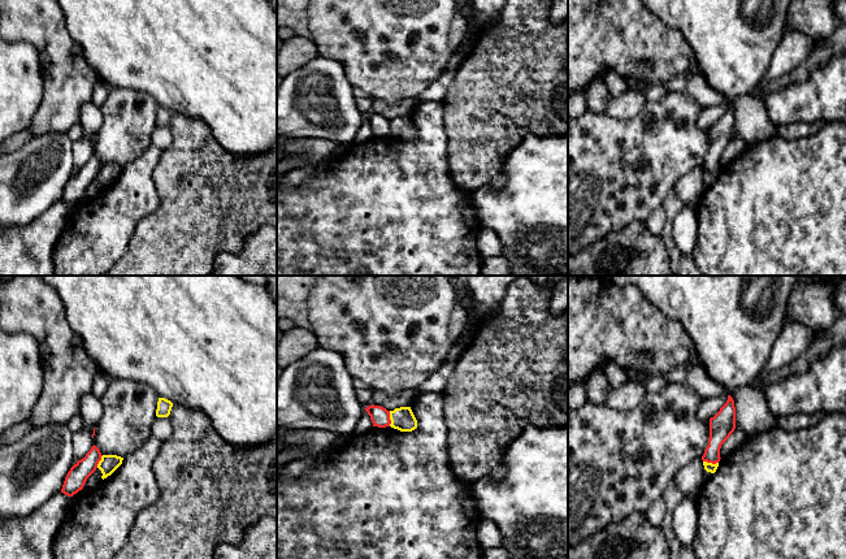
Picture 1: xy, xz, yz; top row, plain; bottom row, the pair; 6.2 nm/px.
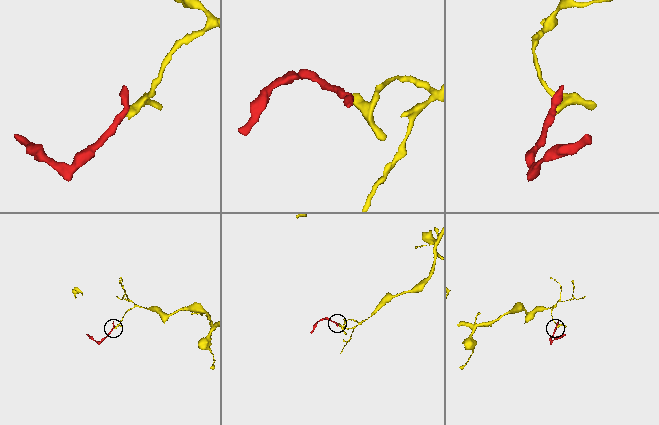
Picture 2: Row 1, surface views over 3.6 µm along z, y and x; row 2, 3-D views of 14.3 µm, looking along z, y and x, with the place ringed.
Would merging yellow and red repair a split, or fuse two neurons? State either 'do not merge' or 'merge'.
do not merge

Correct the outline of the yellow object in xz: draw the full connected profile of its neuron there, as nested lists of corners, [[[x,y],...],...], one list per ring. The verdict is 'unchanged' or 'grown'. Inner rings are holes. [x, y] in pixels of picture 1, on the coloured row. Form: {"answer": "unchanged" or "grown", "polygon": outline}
{"answer": "unchanged", "polygon": [[[400,407],[390,411],[390,426],[400,432],[412,432],[417,428],[417,420],[411,407]]]}

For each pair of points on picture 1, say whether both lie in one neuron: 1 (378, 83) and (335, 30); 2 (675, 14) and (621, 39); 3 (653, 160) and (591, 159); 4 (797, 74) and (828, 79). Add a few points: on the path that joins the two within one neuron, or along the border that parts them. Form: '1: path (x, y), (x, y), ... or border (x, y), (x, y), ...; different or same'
1: path (371, 70), (368, 63), (348, 43); same
2: border (650, 13), (663, 25), (676, 29), (685, 39); different
3: path (637, 156), (607, 159); same
4: border (832, 57), (803, 81), (780, 90); different

